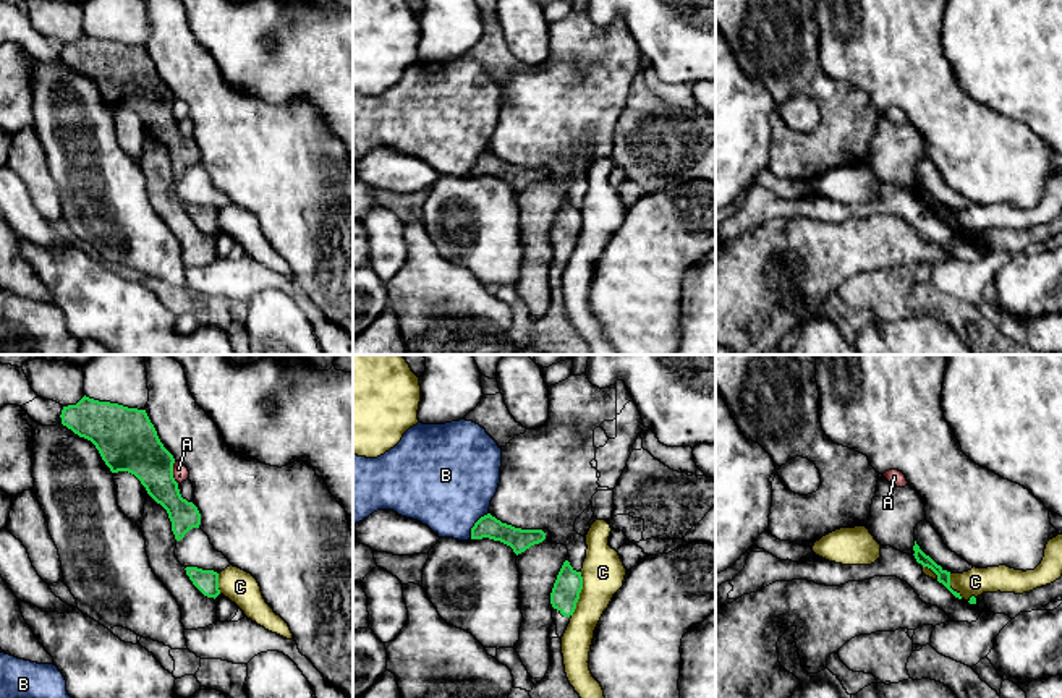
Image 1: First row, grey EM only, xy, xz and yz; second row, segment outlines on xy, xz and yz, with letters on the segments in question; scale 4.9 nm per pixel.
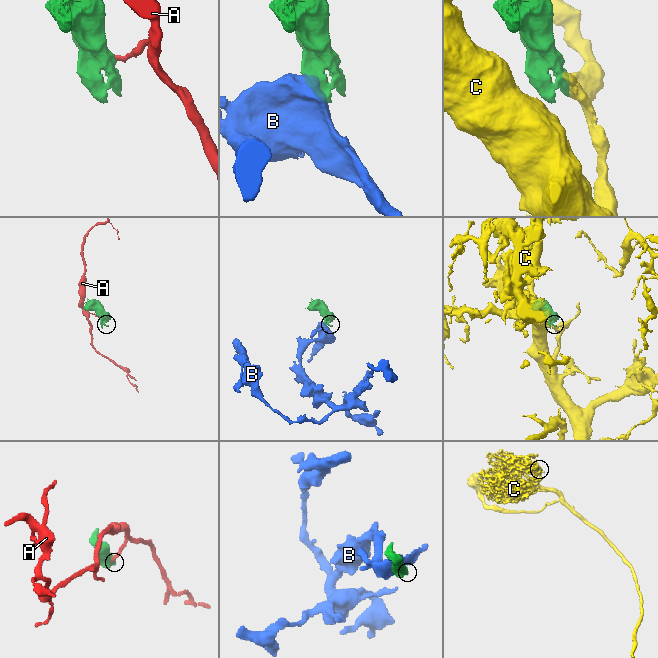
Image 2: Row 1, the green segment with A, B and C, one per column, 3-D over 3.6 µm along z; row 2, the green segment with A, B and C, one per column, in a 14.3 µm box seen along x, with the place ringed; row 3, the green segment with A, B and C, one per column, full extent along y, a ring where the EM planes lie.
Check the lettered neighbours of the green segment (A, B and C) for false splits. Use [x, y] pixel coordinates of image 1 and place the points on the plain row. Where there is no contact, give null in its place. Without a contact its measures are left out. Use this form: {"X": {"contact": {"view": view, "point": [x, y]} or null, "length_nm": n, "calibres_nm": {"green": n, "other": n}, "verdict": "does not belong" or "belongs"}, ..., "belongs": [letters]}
{"A": {"contact": {"view": "xy", "point": [172, 110]}, "length_nm": 110, "calibres_nm": {"green": 280, "other": 60}, "verdict": "does not belong"}, "B": {"contact": {"view": "xz", "point": [475, 162]}, "length_nm": 160, "calibres_nm": {"green": 110, "other": 460}, "verdict": "does not belong"}, "C": {"contact": {"view": "xz", "point": [578, 232]}, "length_nm": 220, "calibres_nm": {"green": 140, "other": 220}, "verdict": "does not belong"}, "belongs": []}

